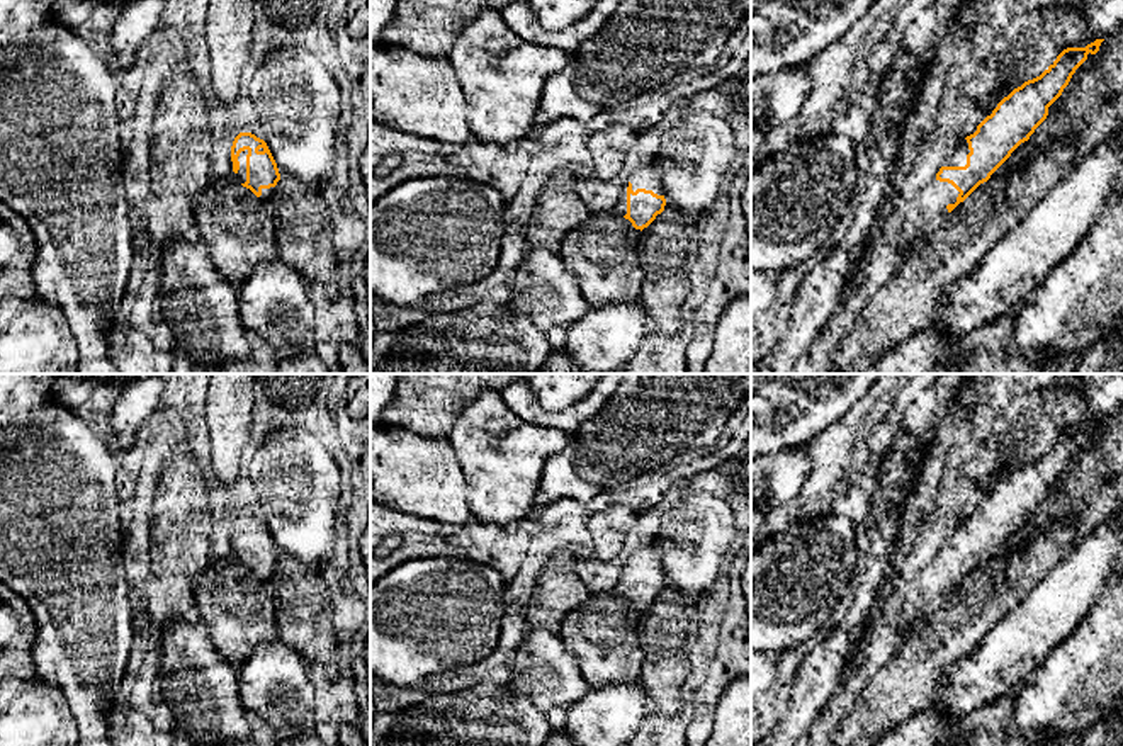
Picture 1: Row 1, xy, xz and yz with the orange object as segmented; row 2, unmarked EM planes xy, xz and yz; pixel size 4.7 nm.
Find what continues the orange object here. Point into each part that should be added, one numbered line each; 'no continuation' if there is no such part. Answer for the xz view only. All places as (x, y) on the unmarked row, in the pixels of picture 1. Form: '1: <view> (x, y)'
1: xz (646, 558)

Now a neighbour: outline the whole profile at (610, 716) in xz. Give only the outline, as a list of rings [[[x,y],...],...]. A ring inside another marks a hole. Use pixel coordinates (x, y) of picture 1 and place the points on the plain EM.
[[[639,680],[590,692],[566,709],[564,729],[576,746],[627,746],[651,705]]]

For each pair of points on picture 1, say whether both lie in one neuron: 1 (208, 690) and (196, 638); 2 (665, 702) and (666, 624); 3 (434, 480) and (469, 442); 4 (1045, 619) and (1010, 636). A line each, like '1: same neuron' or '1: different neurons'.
1: same neuron
2: same neuron
3: different neurons
4: same neuron

